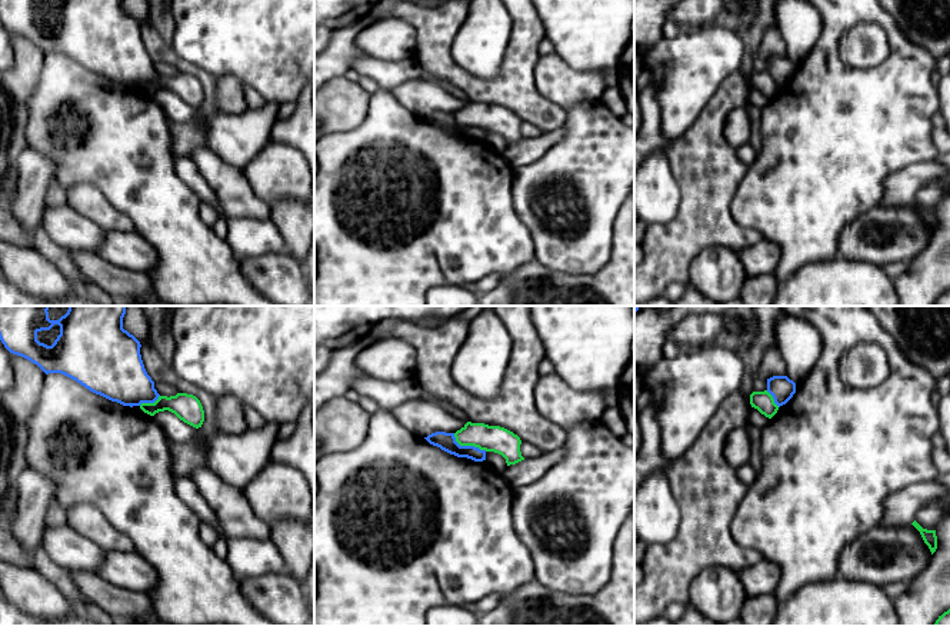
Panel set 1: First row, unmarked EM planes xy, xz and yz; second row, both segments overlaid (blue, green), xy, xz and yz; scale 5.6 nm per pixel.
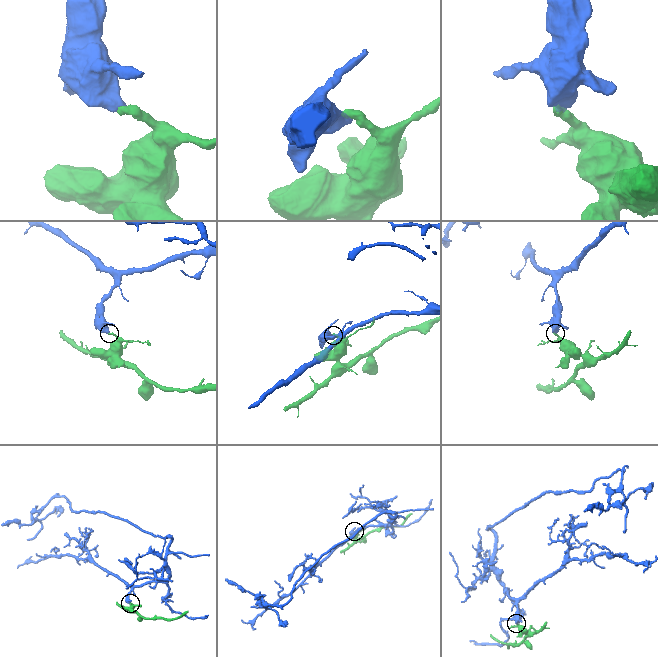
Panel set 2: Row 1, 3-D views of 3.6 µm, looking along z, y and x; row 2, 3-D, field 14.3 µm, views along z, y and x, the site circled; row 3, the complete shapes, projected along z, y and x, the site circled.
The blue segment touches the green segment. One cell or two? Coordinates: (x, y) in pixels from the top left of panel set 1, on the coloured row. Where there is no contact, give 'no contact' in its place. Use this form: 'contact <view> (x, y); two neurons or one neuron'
contact xz (467, 446); two neurons

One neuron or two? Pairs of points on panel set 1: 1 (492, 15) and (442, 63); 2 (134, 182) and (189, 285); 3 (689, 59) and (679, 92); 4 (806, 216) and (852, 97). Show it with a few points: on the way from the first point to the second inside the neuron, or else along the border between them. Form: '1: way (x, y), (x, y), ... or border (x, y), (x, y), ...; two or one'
1: border (464, 22), (453, 40), (452, 59), (474, 77); two
2: way (160, 207), (189, 250), (189, 259); one
3: way (689, 67), (684, 83); one
4: way (806, 186), (823, 163), (829, 139), (840, 127); one

